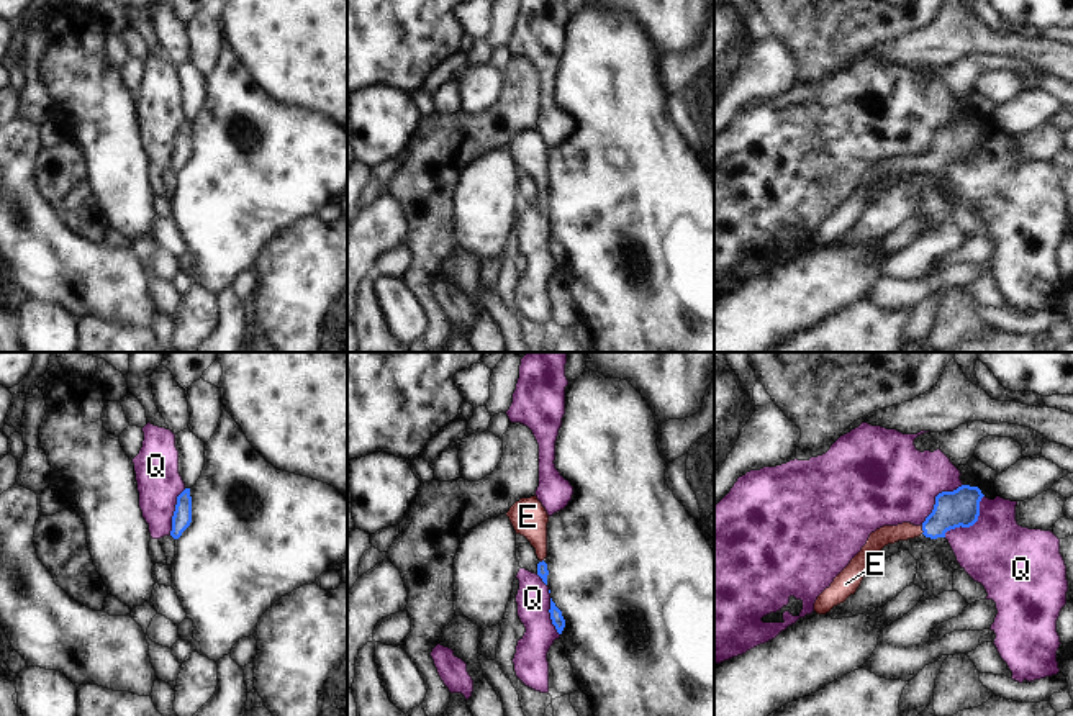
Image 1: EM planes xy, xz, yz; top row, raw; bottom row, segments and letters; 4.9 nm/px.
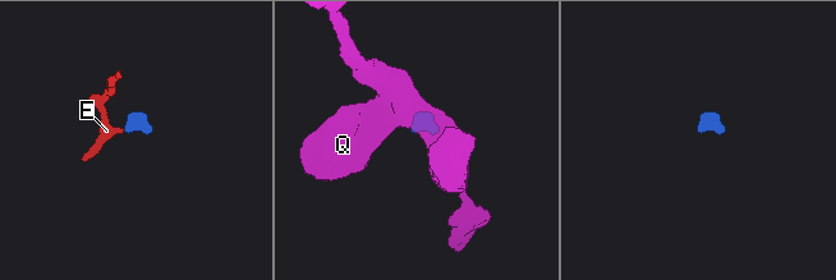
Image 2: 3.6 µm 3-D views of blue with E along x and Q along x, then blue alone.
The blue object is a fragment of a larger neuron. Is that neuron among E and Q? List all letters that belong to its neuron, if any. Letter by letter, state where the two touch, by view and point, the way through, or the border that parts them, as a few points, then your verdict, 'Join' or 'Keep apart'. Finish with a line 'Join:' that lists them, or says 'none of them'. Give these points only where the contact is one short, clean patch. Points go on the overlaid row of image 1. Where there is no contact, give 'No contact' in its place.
E: Touches blue at yz (923, 530). Path across: yz (960, 507), (923, 530), (888, 534). Join
Q: Touches blue at yz (972, 525). Boundary: yz (983, 495), (978, 518), (968, 526), (950, 528), (944, 536). Keep apart
Join: E

